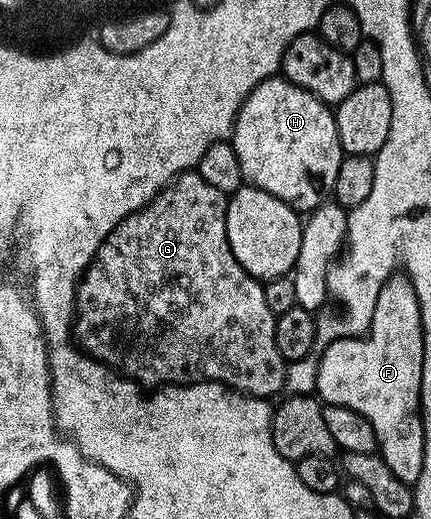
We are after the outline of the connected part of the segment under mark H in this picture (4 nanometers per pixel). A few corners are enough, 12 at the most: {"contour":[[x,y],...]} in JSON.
{"contour":[[276,74],[229,142],[244,181],[296,210],[334,193],[335,113]]}

